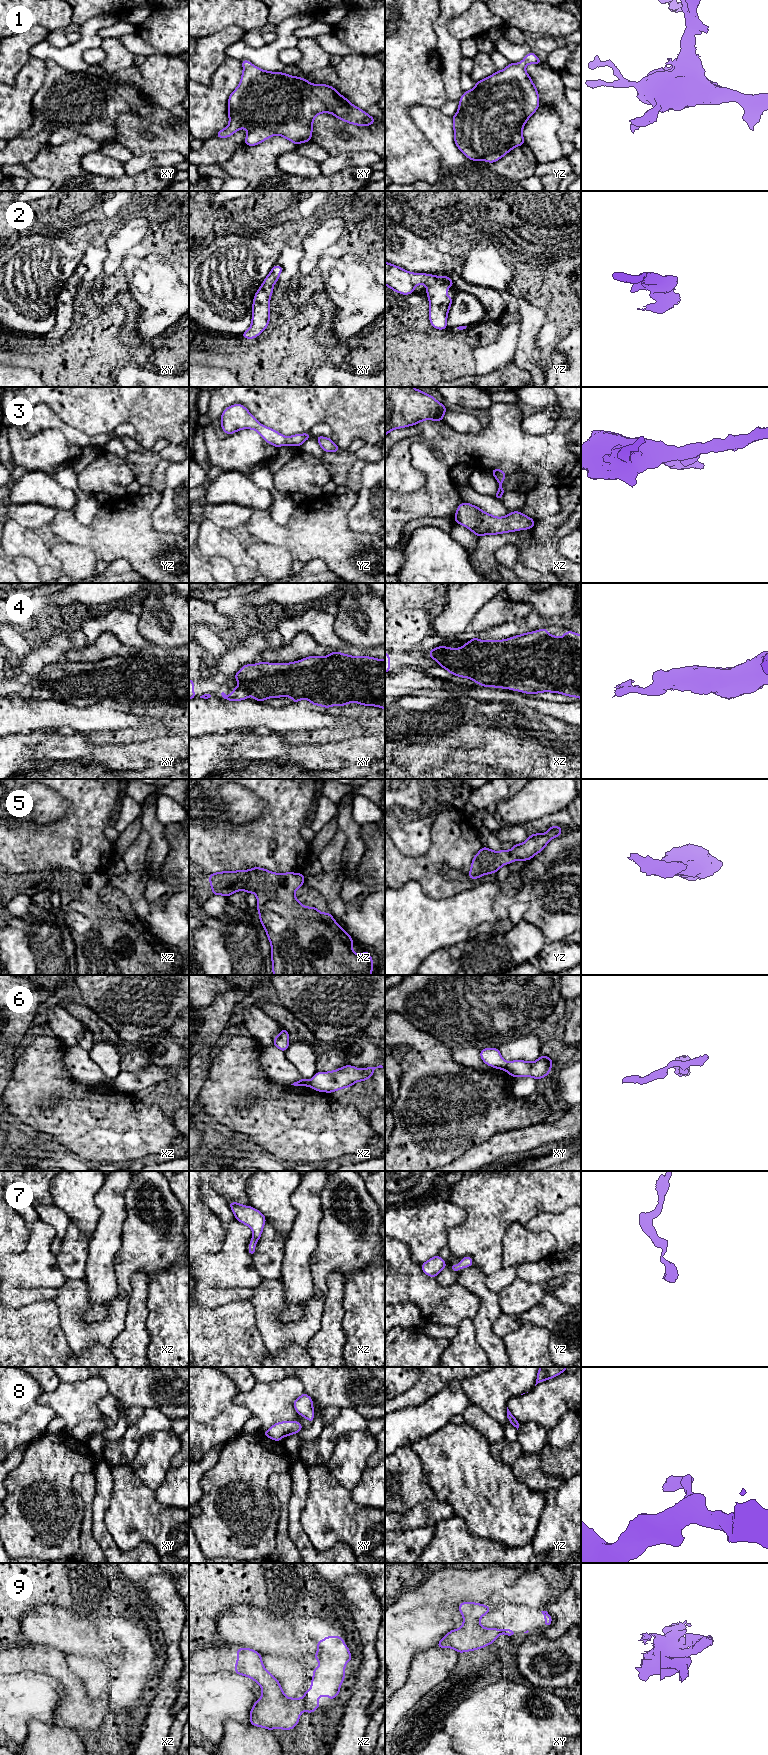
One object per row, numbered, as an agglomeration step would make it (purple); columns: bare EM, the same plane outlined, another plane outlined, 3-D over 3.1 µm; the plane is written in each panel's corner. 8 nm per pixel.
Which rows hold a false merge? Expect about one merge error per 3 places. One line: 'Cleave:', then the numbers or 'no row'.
Cleave: 9

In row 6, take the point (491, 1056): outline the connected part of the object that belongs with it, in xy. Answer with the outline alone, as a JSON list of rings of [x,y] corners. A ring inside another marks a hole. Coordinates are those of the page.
[[[484,1048],[480,1050],[480,1057],[485,1064],[505,1070],[512,1077],[533,1077],[536,1080],[547,1076],[553,1066],[550,1057],[543,1055],[534,1062],[523,1060],[506,1062],[502,1058],[499,1048]]]

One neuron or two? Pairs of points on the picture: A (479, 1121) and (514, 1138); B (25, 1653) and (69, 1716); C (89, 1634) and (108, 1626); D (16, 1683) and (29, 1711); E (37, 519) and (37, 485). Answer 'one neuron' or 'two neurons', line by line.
A: two neurons
B: one neuron
C: two neurons
D: one neuron
E: two neurons

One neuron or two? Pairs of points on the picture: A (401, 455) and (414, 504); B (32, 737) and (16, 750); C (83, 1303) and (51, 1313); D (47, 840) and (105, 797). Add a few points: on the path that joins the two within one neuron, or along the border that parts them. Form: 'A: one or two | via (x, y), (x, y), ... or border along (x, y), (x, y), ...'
A: two | border along (426, 475), (426, 481), (416, 490), (395, 493)
B: one | via (28, 740), (20, 746)
C: two | border along (55, 1302), (58, 1308), (60, 1326), (65, 1334)
D: one | via (61, 836), (73, 828), (91, 810)

